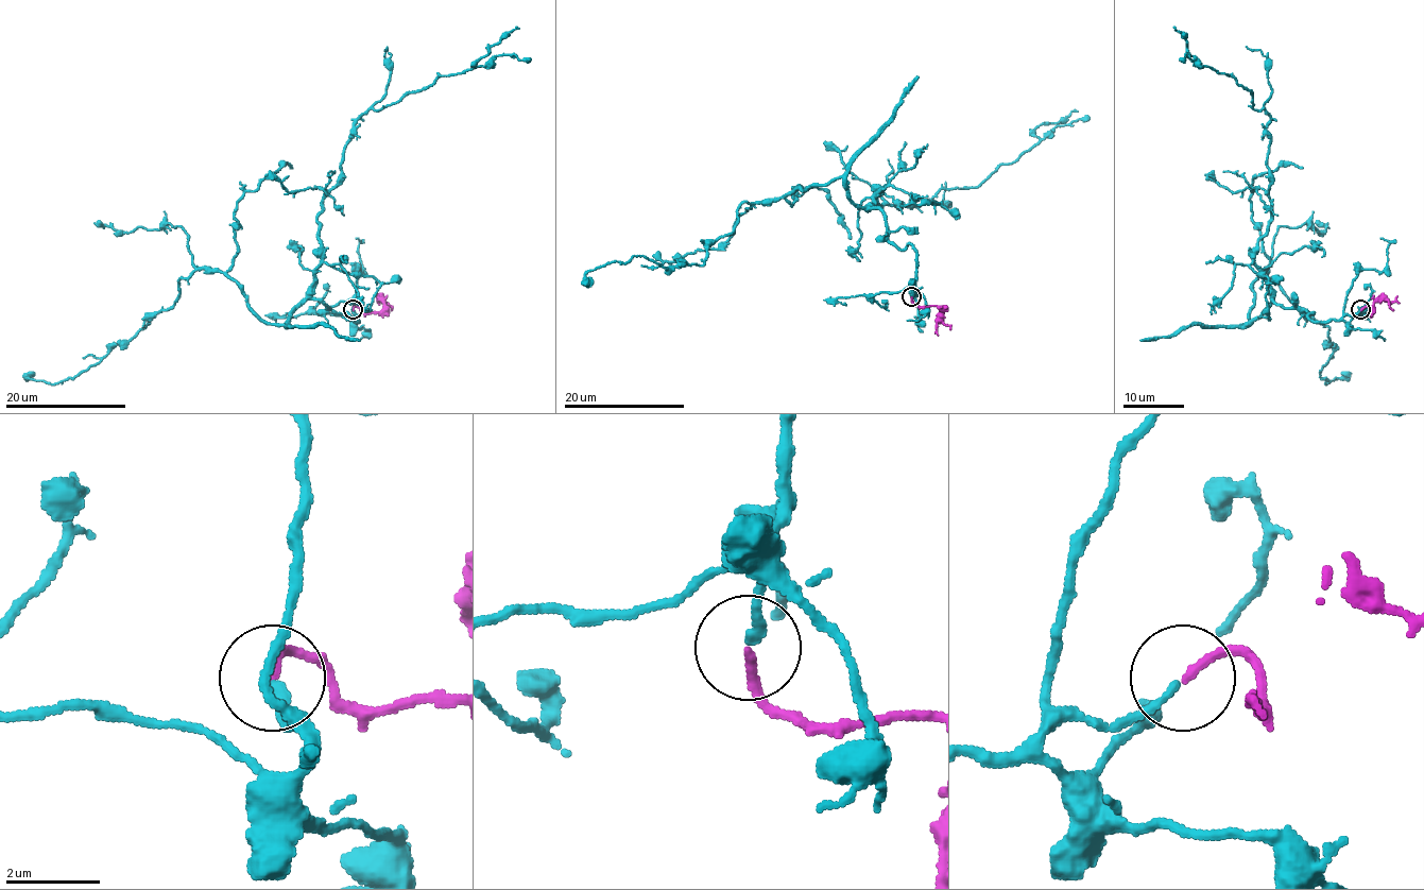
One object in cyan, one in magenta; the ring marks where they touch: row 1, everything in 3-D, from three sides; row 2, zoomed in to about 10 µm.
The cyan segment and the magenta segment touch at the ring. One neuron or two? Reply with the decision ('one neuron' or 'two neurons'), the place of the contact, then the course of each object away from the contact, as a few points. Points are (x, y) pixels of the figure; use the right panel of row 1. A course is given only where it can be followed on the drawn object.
one neuron | (1360, 309) | cyan via (1360, 310), (1315, 321), (1272, 298), (1242, 324), (1267, 269), (1267, 279), (1328, 327), (1325, 383), (1351, 373) | magenta via (1360, 309), (1367, 306), (1371, 313), (1375, 302), (1393, 302), (1396, 295)

